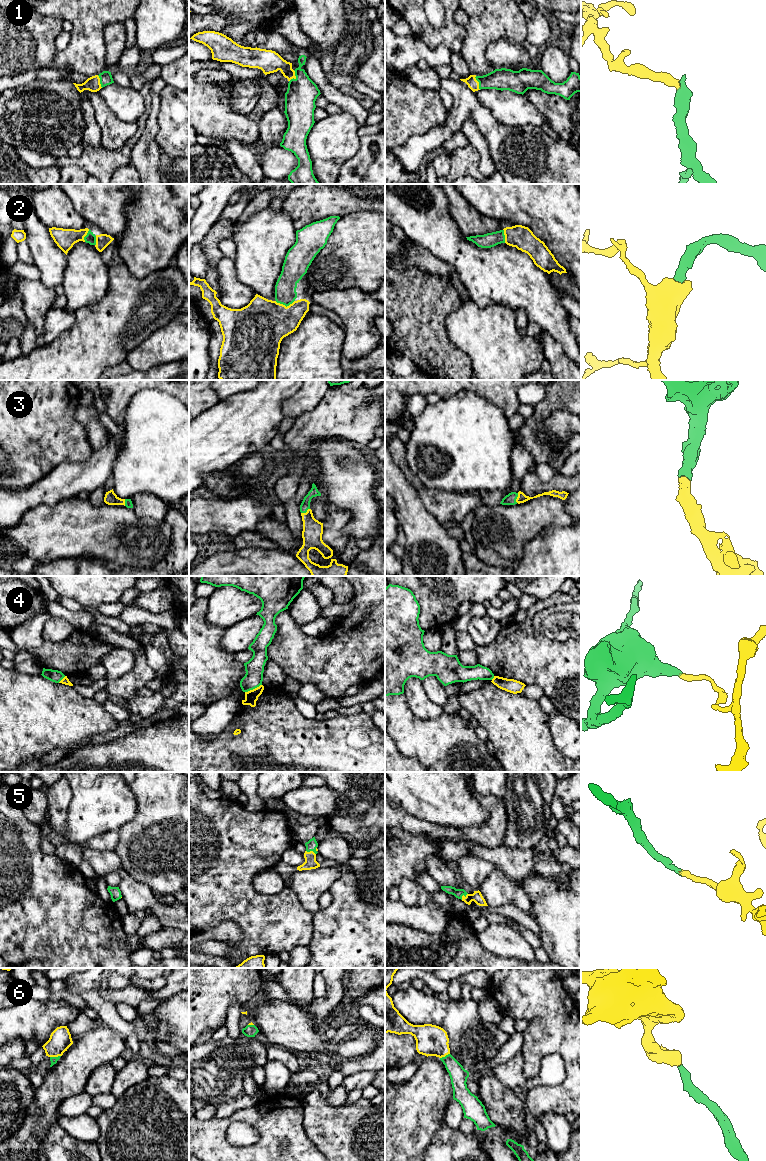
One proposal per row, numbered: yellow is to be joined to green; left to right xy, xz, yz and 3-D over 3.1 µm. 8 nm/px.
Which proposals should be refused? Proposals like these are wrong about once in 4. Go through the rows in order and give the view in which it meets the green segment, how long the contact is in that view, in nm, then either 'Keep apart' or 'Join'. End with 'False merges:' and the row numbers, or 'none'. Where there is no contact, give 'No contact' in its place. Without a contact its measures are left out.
1: Touches green in xz. Shared border 100 nm. Join
2: Touches green in xz. Shared border 160 nm. Join
3: Touches green in xz. Shared border 80 nm. Join
4: Touches green in xz. Shared border 150 nm. Keep apart
5: Touches green in yz. Shared border 80 nm. Join
6: Touches green in xy. Shared border 90 nm. Join
False merges: 4

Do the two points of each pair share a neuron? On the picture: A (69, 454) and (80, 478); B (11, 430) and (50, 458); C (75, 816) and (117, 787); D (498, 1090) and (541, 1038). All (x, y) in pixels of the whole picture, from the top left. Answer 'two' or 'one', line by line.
A: two
B: one
C: one
D: two

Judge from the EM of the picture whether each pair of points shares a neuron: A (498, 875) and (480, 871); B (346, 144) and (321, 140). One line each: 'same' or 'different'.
A: different
B: same

